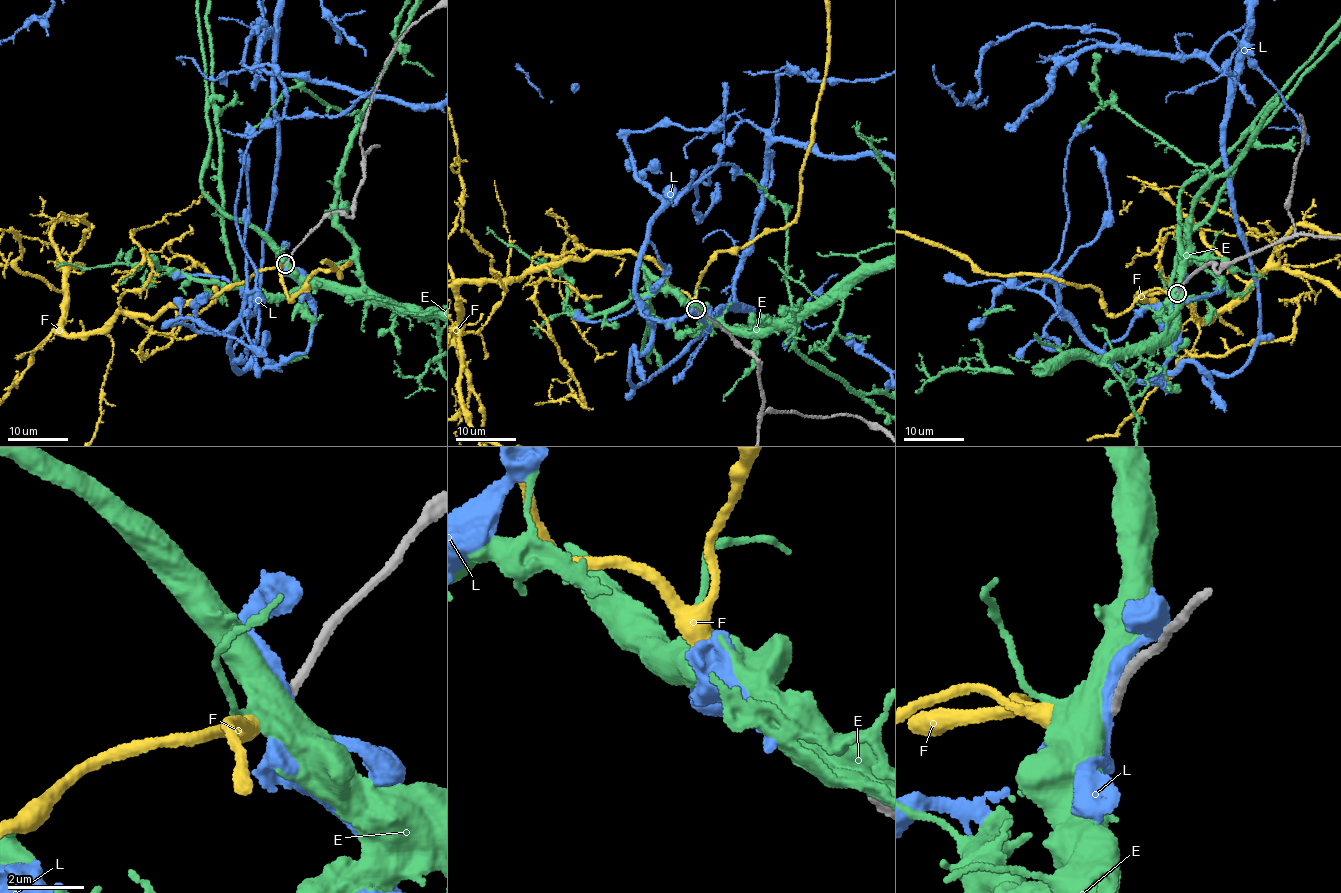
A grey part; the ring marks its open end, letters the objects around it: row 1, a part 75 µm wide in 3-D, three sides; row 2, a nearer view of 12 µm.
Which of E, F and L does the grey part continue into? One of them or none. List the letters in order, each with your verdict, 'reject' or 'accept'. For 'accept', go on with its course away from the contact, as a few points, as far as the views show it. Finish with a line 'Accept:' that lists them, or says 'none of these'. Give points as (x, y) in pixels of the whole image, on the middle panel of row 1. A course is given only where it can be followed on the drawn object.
E: reject
F: accept
L: reject
Accept: F

